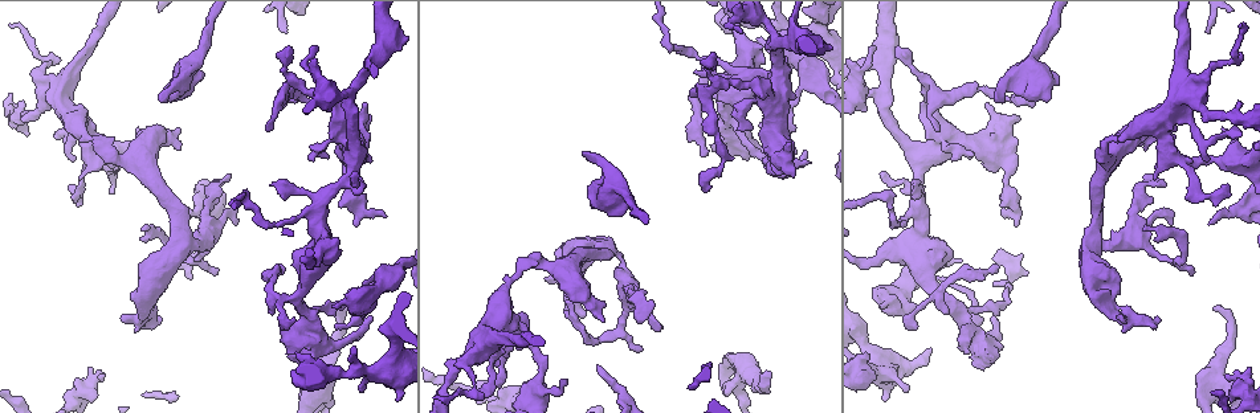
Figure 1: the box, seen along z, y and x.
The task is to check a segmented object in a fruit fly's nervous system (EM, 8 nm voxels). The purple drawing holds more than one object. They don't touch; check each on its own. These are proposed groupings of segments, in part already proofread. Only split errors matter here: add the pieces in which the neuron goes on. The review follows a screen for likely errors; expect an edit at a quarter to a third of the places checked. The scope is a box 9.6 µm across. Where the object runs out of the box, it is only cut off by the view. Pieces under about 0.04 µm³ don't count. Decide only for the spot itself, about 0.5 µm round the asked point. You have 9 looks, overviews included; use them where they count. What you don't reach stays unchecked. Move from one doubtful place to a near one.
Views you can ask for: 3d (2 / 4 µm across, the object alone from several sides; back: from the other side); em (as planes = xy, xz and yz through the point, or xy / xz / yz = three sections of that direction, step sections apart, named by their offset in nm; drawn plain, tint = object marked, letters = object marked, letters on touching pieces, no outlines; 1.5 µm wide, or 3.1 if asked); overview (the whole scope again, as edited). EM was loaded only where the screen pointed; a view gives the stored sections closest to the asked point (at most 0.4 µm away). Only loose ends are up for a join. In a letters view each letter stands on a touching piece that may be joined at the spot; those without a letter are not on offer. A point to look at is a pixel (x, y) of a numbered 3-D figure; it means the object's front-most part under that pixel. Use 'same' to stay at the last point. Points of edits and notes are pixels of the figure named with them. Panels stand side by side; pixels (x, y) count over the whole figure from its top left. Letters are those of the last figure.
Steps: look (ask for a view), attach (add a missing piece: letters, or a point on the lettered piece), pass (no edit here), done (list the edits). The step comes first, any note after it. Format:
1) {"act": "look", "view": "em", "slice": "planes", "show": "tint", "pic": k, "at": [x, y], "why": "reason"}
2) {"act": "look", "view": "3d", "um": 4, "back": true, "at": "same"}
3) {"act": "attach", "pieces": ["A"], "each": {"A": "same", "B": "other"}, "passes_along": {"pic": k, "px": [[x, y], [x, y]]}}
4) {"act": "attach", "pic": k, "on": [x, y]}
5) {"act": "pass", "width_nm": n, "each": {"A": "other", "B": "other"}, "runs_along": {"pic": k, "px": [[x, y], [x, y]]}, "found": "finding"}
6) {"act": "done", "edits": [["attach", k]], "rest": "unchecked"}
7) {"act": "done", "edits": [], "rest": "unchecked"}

{"act": "look", "view": "em", "slice": "planes", "show": "plain", "pic": 1, "at": [585, 151], "why": "branch stops here"}

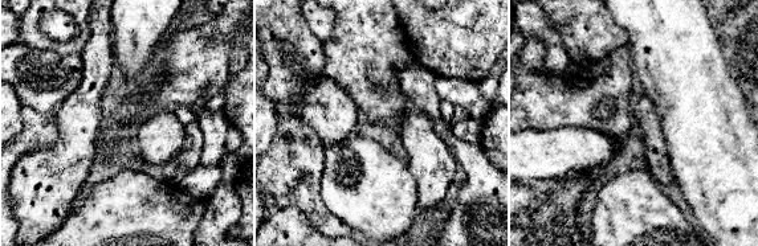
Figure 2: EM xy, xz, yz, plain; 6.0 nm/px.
{"act": "look", "view": "em", "slice": "planes", "show": "letters", "at": "same"}

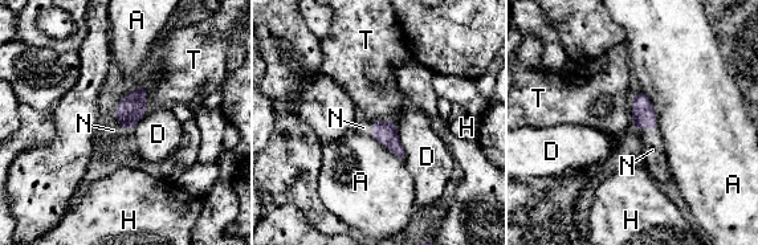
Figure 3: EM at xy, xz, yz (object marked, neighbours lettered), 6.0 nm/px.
{"act": "attach", "pieces": ["N"], "each": {"A": "other", "D": "other", "H": "other", "N": "same", "T": "other"}, "passes_along": {"pic": 3, "px": [[643, 114], [646, 127], [652, 150]]}, "found": "the neuron continues"}

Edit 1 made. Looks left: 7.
{"act": "look", "view": "3d", "um": 4, "pic": 1, "at": [290, 47], "why": "an open end"}

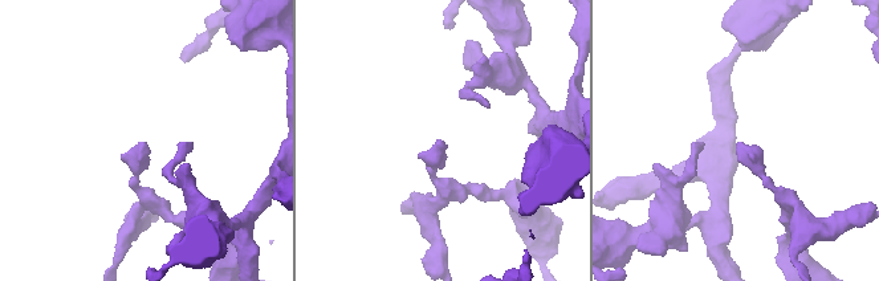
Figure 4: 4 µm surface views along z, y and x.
{"act": "look", "view": "em", "slice": "xy", "step": 4, "show": "tint", "pic": 4, "at": [739, 144], "why": "shape alone is not enough"}

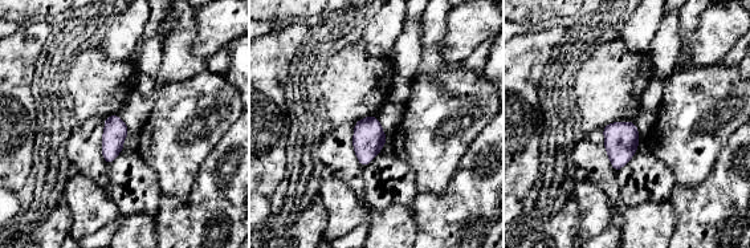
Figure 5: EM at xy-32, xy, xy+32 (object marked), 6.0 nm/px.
{"act": "look", "view": "em", "slice": "yz", "step": 4, "show": "letters", "at": "same"}

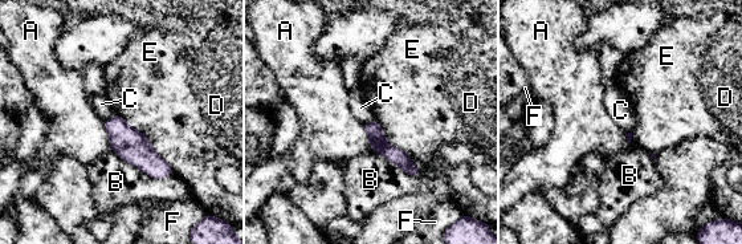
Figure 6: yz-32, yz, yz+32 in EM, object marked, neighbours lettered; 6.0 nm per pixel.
{"act": "pass", "longest_contact_nm": ["B", 400], "each": {"A": "other", "B": "other", "C": "other", "D": "other", "E": "other", "F": "other"}, "border": {"pic": 6, "px": [[378, 121], [370, 121], [363, 125]]}, "found": "none of them fits"}

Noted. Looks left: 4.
{"act": "look", "view": "3d", "um": 4, "pic": 1, "at": [702, 190], "why": "an open end"}

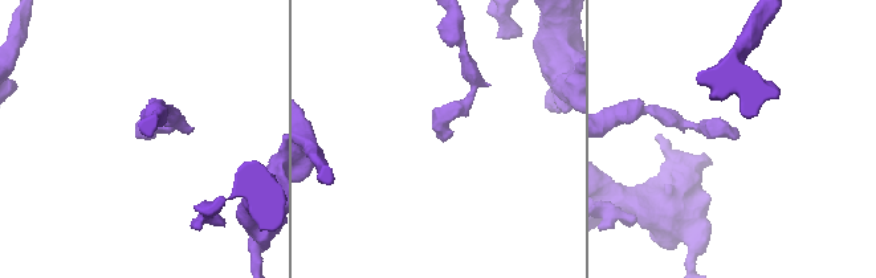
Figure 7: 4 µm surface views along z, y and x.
{"act": "look", "view": "em", "slice": "planes", "show": "plain", "pic": 7, "at": [442, 140]}

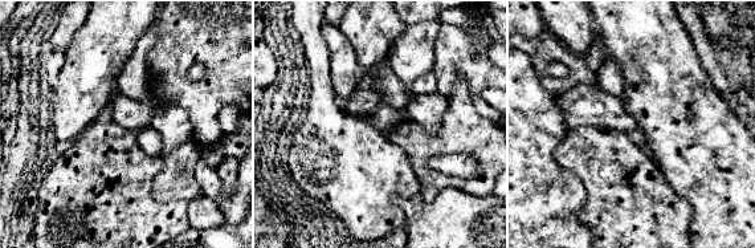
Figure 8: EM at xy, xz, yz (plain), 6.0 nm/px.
{"act": "look", "view": "em", "slice": "planes", "show": "letters", "at": "same", "why": "see the neighbours"}

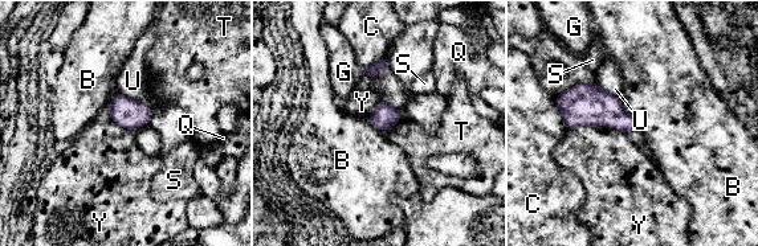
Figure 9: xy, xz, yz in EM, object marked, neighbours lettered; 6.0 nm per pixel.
{"act": "pass", "each": {"B": "other", "C": "other", "G": "other", "Q": "other", "S": "other", "T": "other", "U": "other", "Y": "other"}, "border": {"pic": 9, "px": [[620, 101], [620, 105], [636, 126]]}, "found": "none of them fits"}

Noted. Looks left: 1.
{"act": "done", "edits": [["attach", 3]], "rest": "unchecked"}

